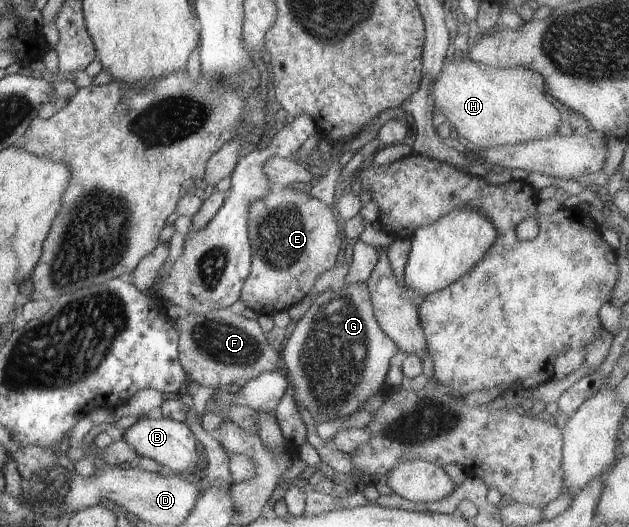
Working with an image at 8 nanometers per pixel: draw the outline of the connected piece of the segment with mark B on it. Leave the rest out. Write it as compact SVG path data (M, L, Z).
M147 416L139 418L128 427L122 439L140 457L151 458L161 466L170 468L173 473L184 472L187 478L193 477L194 467L197 460L195 455L195 443L193 433L181 419L171 416Z

